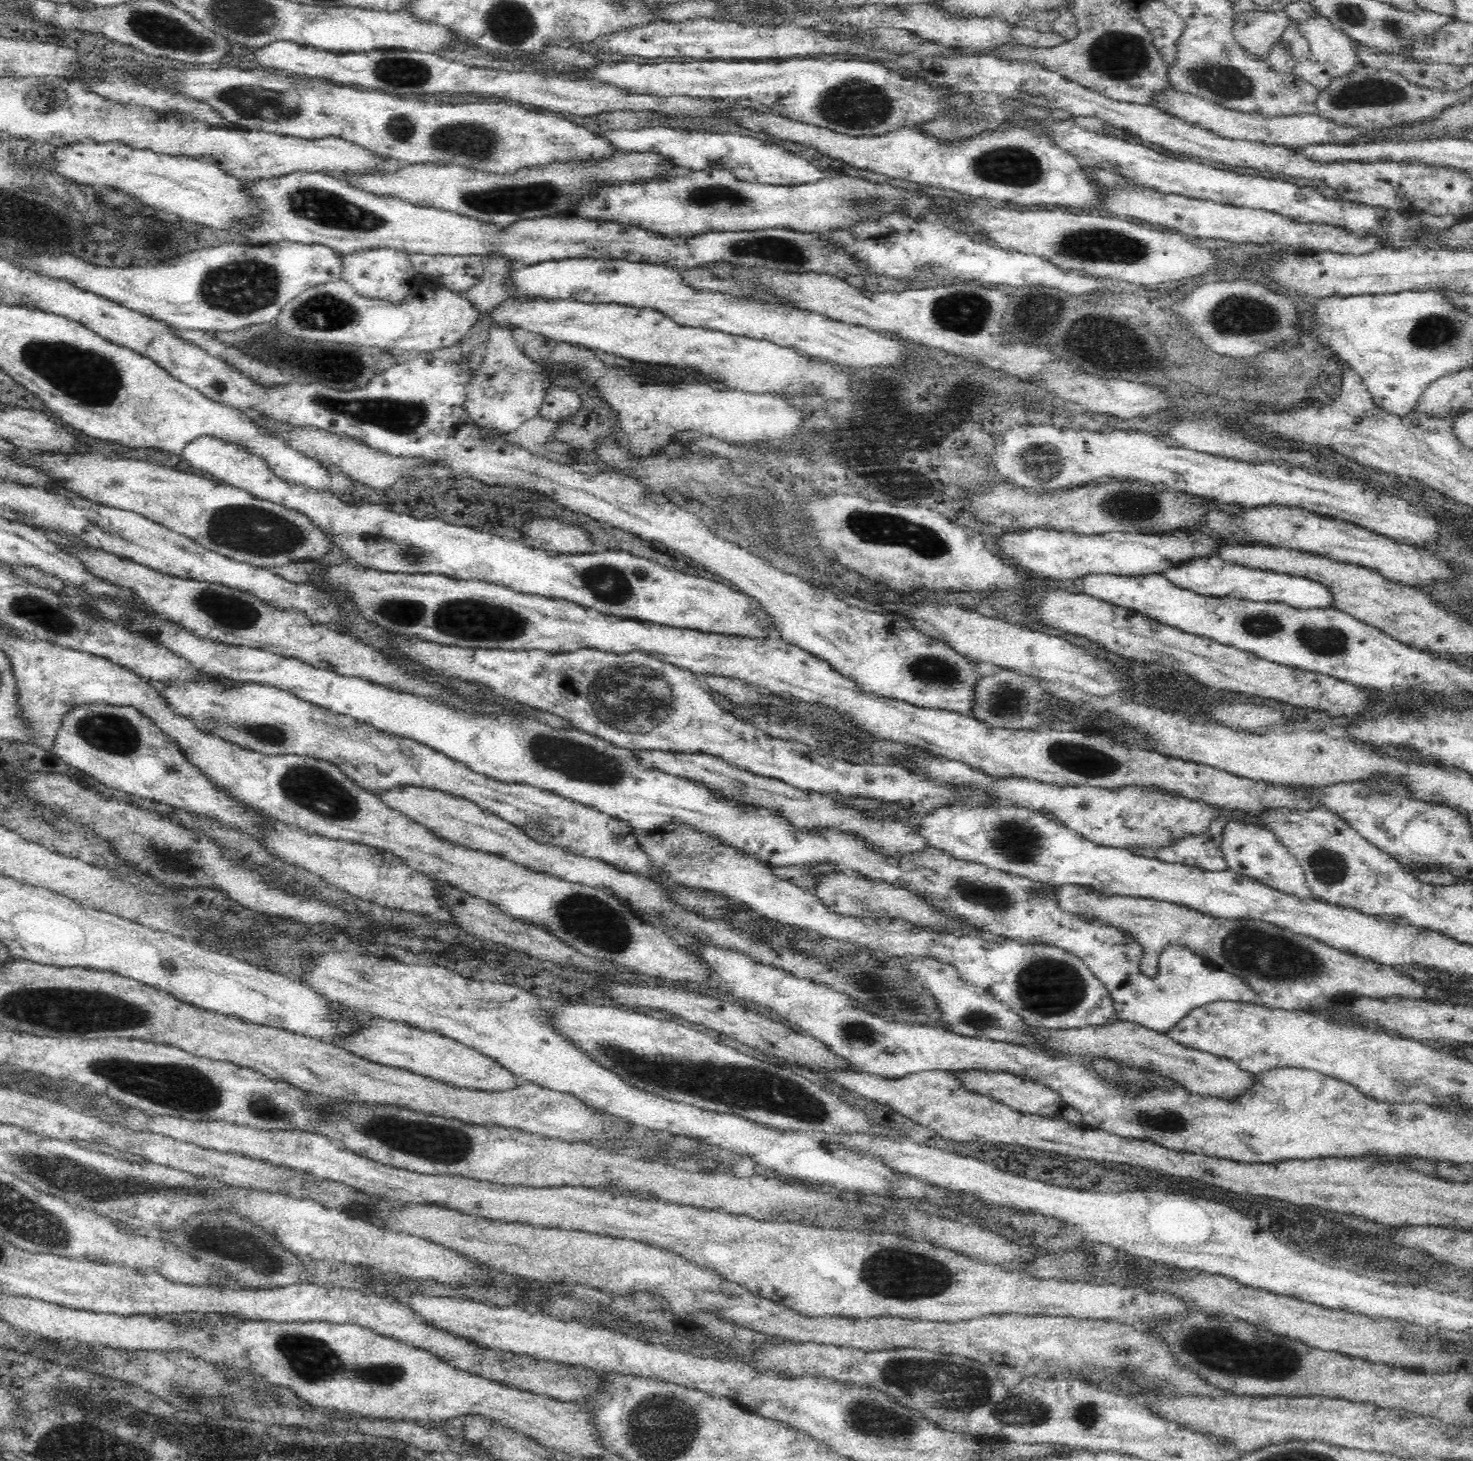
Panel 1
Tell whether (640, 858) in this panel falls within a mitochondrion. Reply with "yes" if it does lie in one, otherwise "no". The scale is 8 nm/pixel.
no

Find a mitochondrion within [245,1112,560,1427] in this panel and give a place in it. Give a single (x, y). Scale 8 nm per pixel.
(313, 1361)

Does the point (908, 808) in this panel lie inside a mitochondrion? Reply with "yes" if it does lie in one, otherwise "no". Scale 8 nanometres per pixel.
no

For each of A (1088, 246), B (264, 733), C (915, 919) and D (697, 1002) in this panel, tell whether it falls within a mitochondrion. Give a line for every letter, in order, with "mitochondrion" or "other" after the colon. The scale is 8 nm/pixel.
A: mitochondrion
B: mitochondrion
C: other
D: other

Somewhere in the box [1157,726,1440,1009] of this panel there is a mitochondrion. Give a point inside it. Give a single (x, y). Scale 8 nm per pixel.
(1274, 958)

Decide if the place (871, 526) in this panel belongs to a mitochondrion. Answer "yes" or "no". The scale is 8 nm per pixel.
yes

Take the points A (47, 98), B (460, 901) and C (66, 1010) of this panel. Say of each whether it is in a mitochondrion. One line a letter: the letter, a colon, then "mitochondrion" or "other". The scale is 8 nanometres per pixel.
A: mitochondrion
B: other
C: mitochondrion

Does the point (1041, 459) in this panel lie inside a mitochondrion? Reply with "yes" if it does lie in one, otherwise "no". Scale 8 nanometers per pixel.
yes

